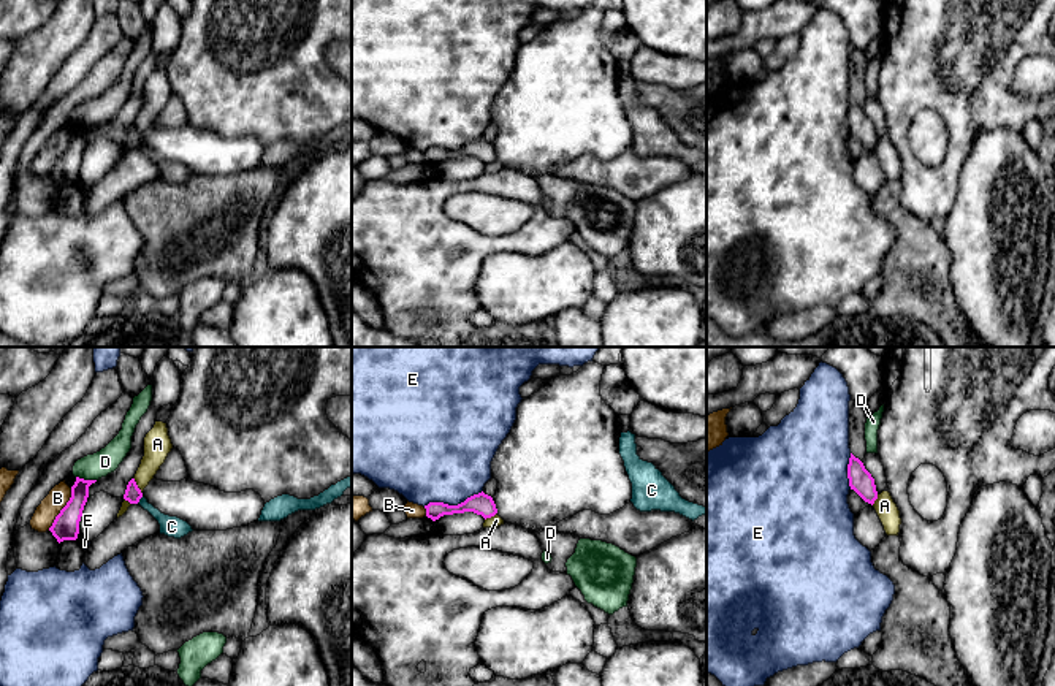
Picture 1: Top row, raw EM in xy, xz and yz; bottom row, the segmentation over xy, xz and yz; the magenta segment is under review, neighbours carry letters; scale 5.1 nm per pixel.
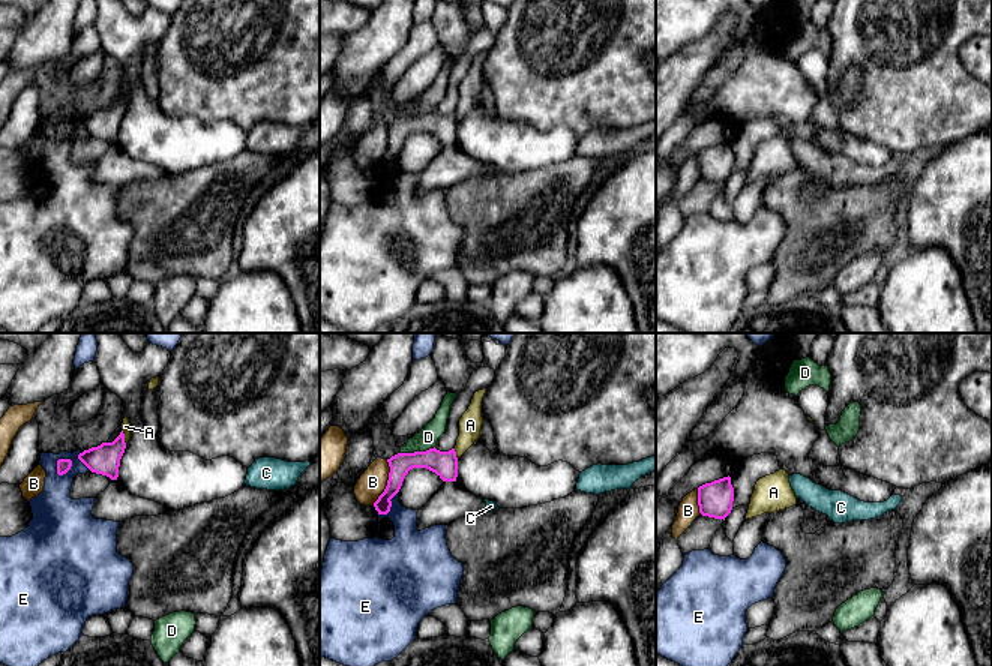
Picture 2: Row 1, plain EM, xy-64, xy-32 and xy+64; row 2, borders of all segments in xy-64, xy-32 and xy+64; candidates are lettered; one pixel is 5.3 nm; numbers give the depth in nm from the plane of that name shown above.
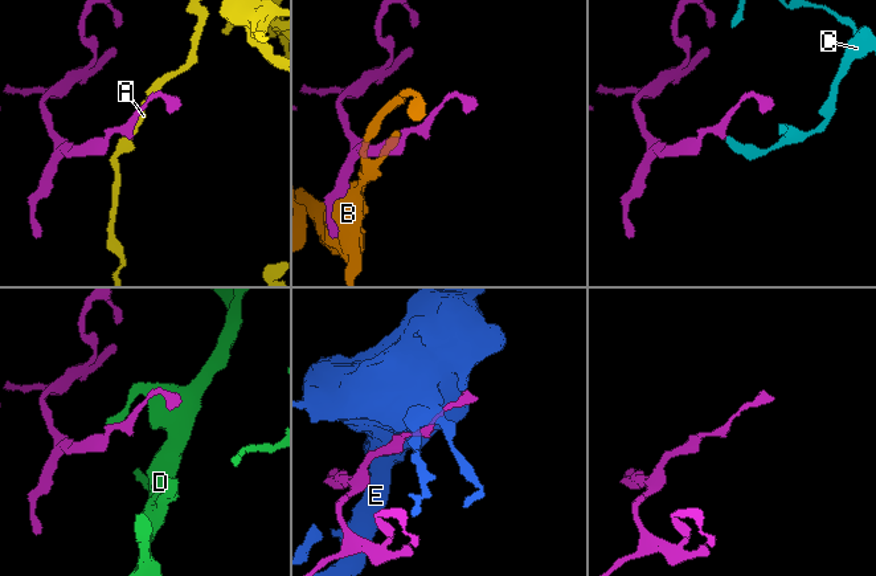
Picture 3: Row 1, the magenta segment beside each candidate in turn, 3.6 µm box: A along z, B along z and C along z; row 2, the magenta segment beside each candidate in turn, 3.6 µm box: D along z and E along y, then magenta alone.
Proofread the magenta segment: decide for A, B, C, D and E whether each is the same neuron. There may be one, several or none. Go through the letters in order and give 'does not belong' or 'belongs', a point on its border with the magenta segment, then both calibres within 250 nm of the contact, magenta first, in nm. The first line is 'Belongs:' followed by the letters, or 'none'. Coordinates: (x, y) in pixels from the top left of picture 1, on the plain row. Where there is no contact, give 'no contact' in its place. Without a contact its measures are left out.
Belongs: none
A: does not belong; meets magenta in xy at (137, 130); 80 nm thick on the magenta side, 140 nm on the other
B: does not belong; meets magenta in xy at (62, 154); 140 nm thick on the magenta side, 110 nm on the other
C: does not belong; meets magenta in xy at (140, 143); 80 nm thick on the magenta side, 110 nm on the other
D: does not belong; meets magenta in xy at (86, 125); 130 nm thick on the magenta side, 130 nm on the other
E: does not belong; meets magenta in xz at (452, 151); 110 nm thick on the magenta side, 460 nm on the other

